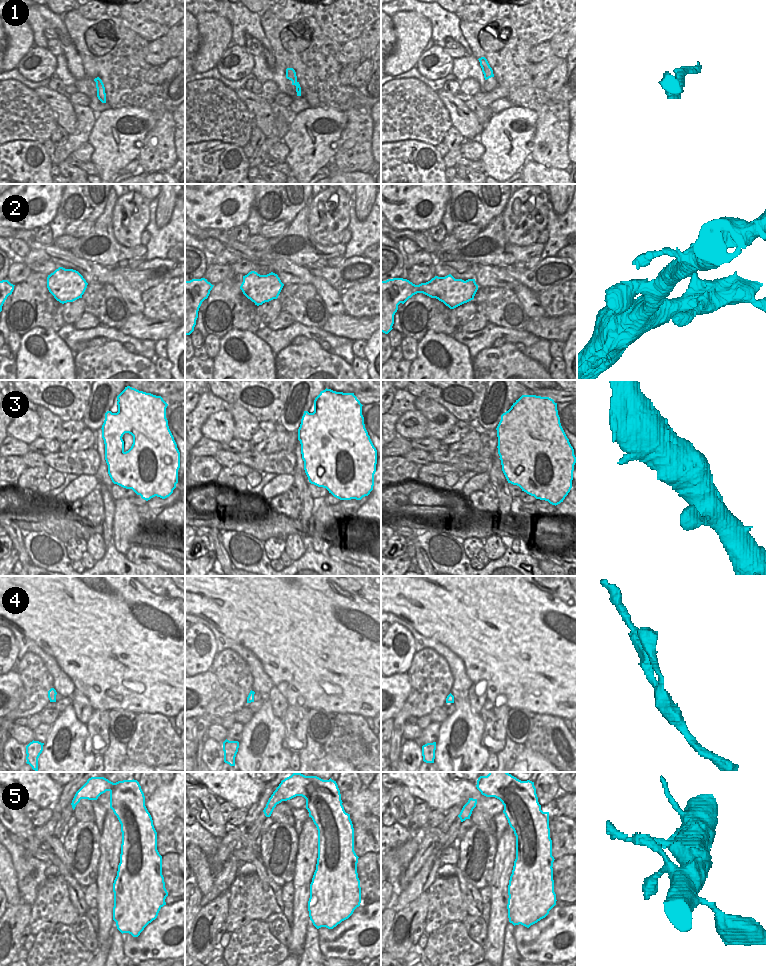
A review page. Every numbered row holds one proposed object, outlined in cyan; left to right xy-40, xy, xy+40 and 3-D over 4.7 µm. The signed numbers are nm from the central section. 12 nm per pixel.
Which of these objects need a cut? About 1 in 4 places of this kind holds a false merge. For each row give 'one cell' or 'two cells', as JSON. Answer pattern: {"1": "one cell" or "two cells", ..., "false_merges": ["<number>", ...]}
{"1": "one cell", "2": "one cell", "3": "one cell", "4": "one cell", "5": "one cell", "false_merges": []}

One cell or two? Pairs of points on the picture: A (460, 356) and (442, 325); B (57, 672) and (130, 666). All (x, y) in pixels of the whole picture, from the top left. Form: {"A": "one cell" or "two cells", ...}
{"A": "two cells", "B": "two cells"}

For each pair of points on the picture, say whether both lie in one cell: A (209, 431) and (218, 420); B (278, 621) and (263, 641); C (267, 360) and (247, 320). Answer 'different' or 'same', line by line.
A: same
B: same
C: different

